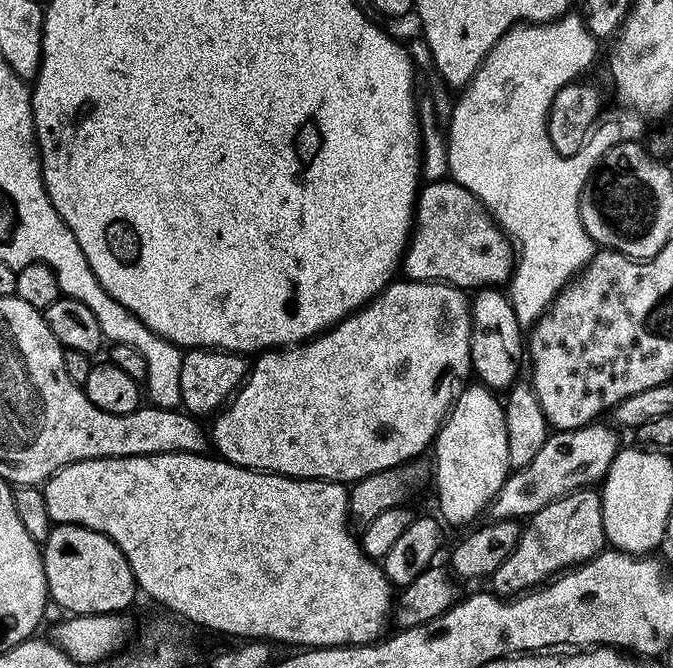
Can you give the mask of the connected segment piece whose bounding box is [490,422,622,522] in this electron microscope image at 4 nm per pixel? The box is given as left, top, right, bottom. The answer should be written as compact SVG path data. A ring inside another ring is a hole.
M593 422L574 430L553 431L546 446L542 446L542 451L535 456L534 462L525 468L515 469L502 490L498 490L490 505L491 519L523 521L542 510L542 506L566 494L577 492L579 488L587 488L603 481L616 453L622 447L620 436L615 432L617 429L612 428L607 428L604 422Z

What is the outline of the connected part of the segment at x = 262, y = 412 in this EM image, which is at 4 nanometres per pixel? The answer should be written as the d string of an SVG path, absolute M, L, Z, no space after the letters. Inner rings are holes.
M407 278L393 279L380 295L369 300L364 307L345 316L338 324L333 324L327 332L321 332L302 344L265 350L255 357L244 383L236 389L227 405L215 413L210 424L210 444L223 459L243 468L254 468L257 472L275 472L277 476L292 476L295 480L334 480L355 482L375 472L407 464L423 457L435 441L444 417L448 415L457 396L465 387L470 376L470 330L472 329L472 309L470 300L461 289L452 284L427 284Z

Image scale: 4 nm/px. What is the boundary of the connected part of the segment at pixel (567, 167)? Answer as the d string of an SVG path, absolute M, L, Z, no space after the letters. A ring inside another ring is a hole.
M574 12L547 24L526 22L512 27L488 51L476 73L457 95L461 96L452 108L452 121L448 128L446 126L451 179L466 186L470 194L487 206L492 219L508 233L518 249L506 292L522 326L535 324L561 288L585 268L594 255L590 234L586 234L580 221L580 191L606 150L620 143L620 124L616 120L601 119L581 149L572 157L563 157L554 150L547 136L547 116L558 90L572 81L579 81L595 62L596 44L597 37L585 26L583 17Z

